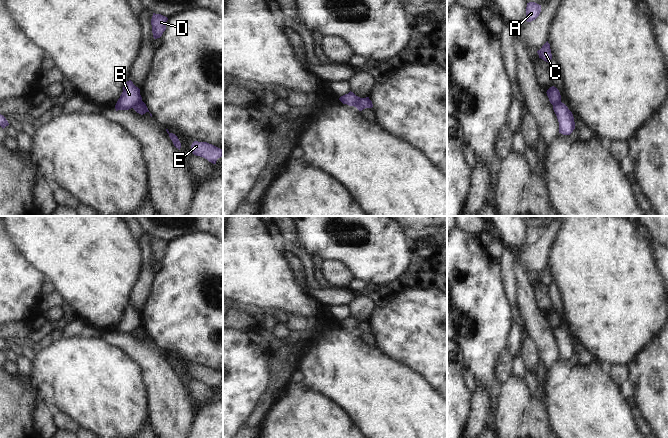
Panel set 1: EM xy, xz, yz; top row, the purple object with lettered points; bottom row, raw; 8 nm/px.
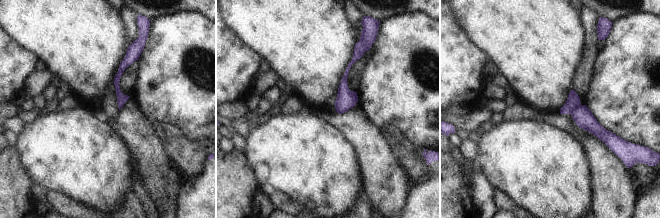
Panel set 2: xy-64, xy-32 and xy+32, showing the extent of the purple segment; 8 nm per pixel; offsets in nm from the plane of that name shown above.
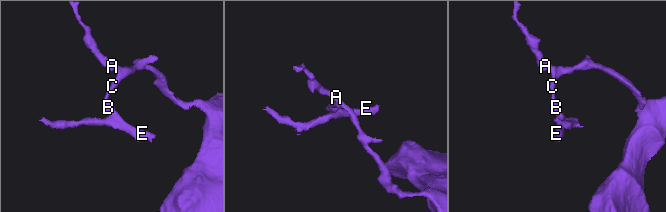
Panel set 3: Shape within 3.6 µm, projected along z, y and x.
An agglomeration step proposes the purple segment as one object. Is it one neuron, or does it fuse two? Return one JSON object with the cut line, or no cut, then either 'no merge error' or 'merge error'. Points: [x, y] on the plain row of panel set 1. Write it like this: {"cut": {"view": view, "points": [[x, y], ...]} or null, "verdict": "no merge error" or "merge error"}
{"cut": {"view": "xy", "points": [[141, 324], [132, 331]]}, "verdict": "merge error"}

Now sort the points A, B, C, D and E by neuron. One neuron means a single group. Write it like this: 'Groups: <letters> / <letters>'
Groups: A B C D / E.

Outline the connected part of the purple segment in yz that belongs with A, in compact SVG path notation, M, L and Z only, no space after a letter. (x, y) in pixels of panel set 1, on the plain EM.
M535 226L527 227L526 231L526 245L531 246L535 244L541 236L541 229Z

